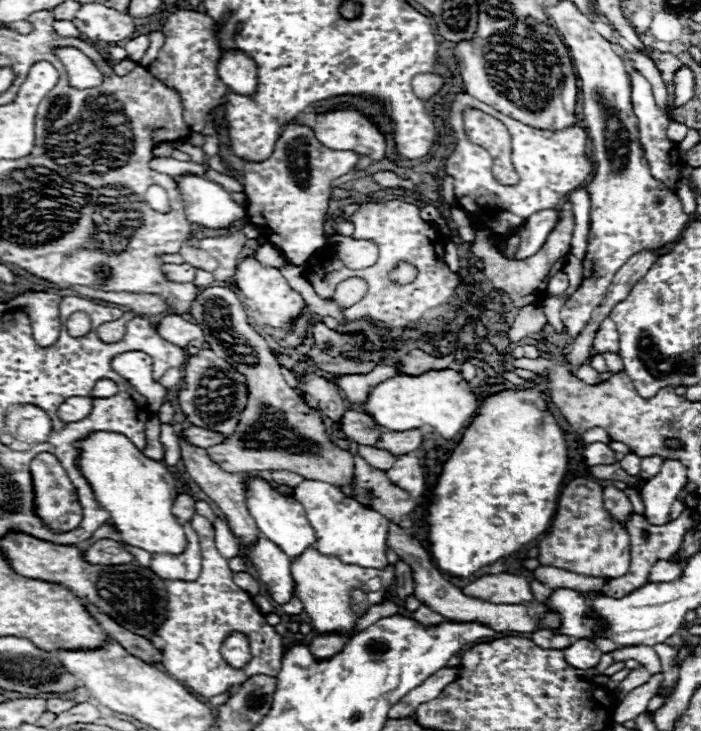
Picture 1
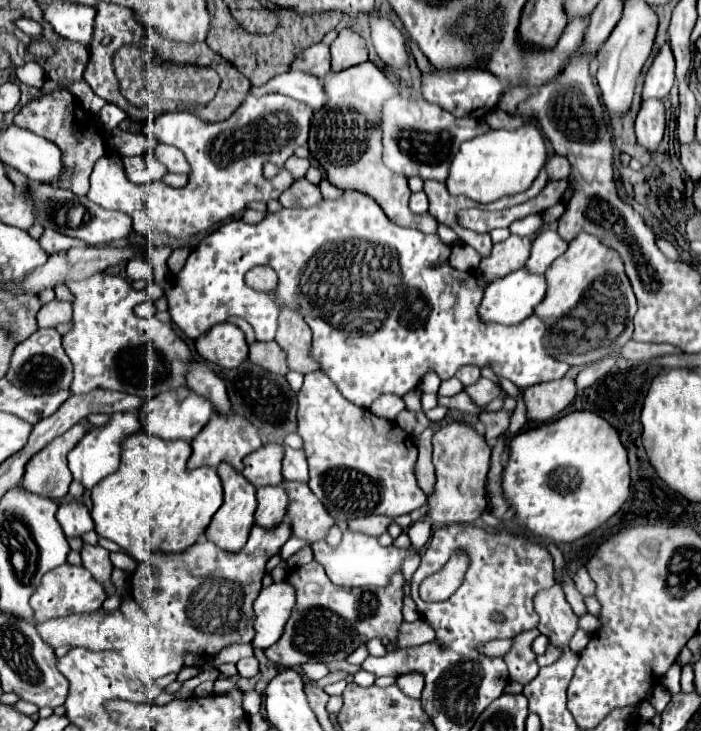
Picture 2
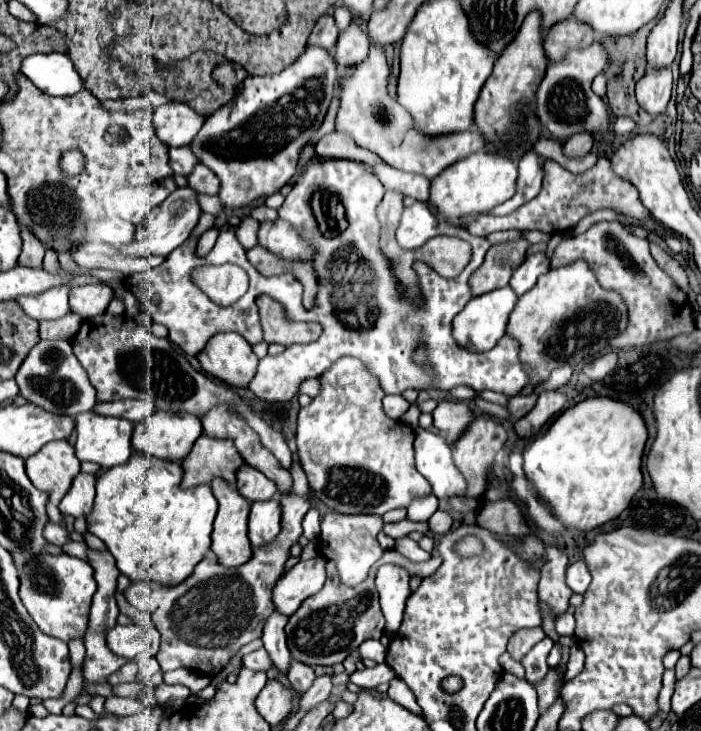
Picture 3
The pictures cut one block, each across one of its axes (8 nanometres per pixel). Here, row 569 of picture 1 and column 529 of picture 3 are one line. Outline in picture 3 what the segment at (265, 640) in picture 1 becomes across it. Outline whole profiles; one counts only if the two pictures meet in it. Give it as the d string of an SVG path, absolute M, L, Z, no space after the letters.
M600 156L598 164L584 174L572 174L566 168L562 168L558 162L546 160L542 190L534 200L522 204L518 210L502 218L480 216L472 224L468 224L468 232L472 232L474 236L488 236L490 232L498 232L498 230L542 230L554 234L576 226L580 218L584 218L586 214L598 208L614 208L616 212L626 214L636 222L642 222L650 216L650 212L638 200L638 190L610 170L608 158Z

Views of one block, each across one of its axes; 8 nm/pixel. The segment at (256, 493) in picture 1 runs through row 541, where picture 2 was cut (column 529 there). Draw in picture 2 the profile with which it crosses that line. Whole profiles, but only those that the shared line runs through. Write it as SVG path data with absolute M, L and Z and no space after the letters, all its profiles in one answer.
M520 268L520 270L504 276L504 278L494 280L494 282L488 284L478 314L480 314L480 318L484 322L518 324L524 318L528 318L534 312L534 308L544 300L546 288L548 288L548 284L546 284L546 276L544 274L534 274L534 272L528 272L526 268Z

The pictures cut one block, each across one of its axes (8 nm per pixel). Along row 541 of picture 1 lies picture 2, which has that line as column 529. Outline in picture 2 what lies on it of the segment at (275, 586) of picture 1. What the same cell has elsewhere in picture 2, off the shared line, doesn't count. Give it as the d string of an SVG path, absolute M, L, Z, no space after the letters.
M542 228L538 232L538 236L532 242L532 254L526 262L526 268L530 272L538 272L544 274L548 270L548 266L568 248L568 242L564 242L564 238L550 228Z

